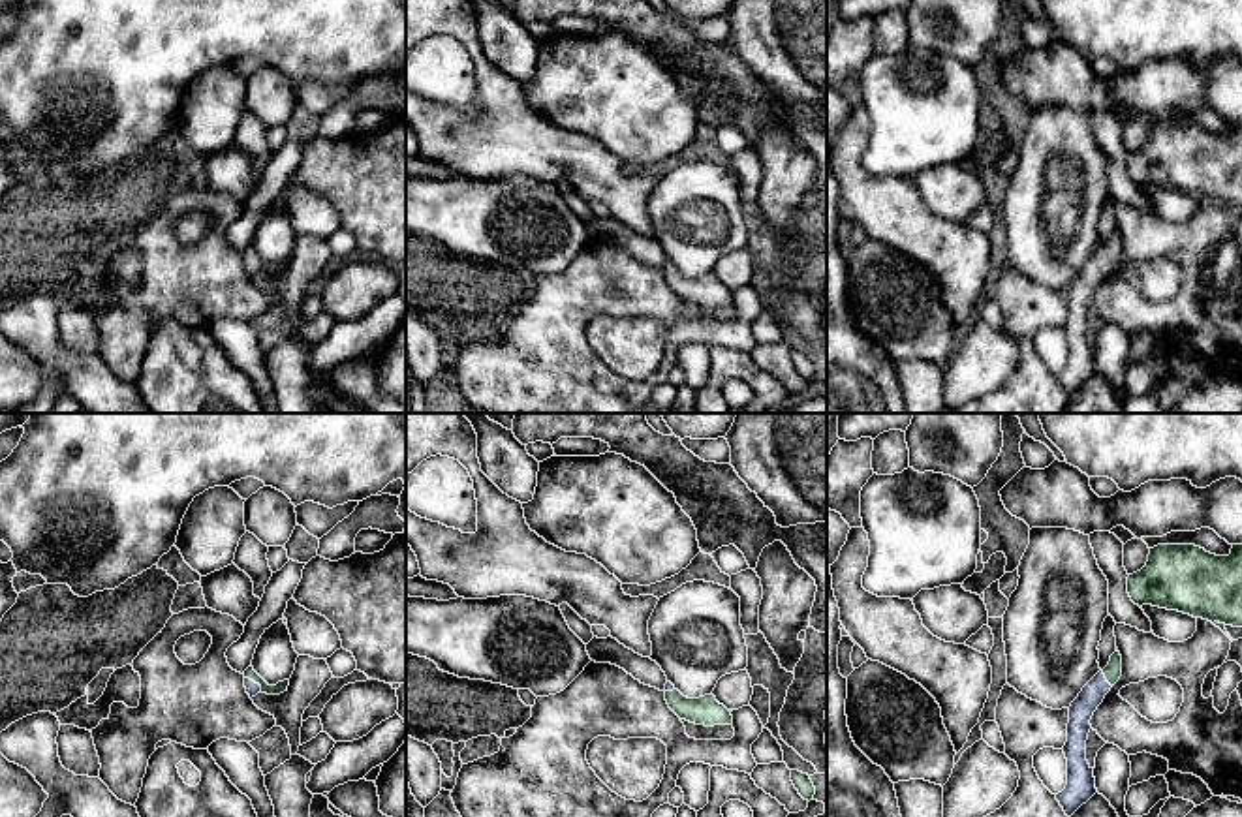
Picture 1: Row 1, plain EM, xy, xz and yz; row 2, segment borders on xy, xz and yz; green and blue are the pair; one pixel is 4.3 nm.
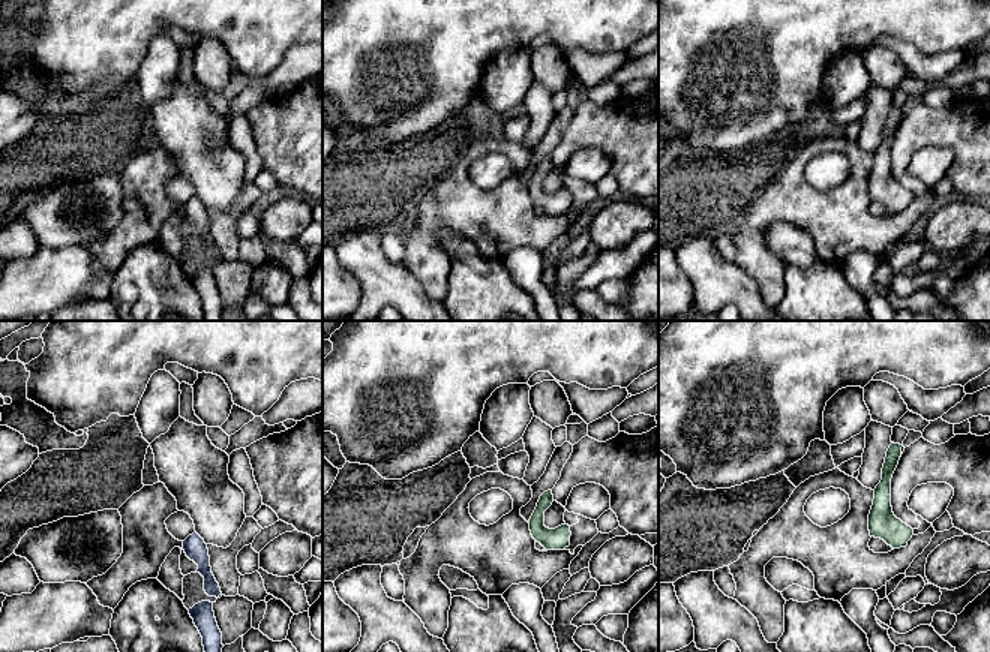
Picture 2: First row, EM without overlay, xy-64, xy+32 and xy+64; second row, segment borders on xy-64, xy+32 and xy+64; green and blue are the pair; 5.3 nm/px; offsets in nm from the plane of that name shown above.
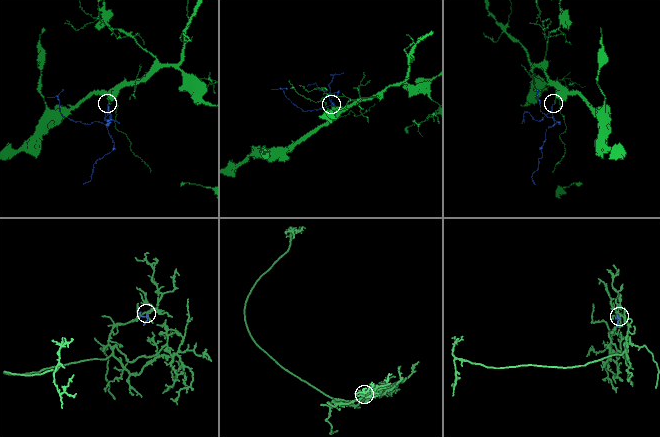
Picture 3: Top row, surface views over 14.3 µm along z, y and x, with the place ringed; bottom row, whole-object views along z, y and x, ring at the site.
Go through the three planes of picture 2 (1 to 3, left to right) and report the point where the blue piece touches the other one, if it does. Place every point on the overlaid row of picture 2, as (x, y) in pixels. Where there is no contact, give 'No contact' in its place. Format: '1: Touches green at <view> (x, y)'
1: No contact
2: No contact
3: No contact

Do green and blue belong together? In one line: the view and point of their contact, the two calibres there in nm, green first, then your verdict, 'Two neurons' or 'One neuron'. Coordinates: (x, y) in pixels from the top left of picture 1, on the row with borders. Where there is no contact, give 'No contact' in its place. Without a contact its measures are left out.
Touches green at xy (256, 682). Thickness 50 nm (green) against 60 nm. One neuron

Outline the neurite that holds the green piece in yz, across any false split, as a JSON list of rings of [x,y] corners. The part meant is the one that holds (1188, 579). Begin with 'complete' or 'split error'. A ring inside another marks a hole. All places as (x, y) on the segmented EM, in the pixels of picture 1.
complete; [[[1157,545],[1146,565],[1127,577],[1127,593],[1139,607],[1242,627],[1242,545],[1233,545],[1229,556],[1195,545]]]

